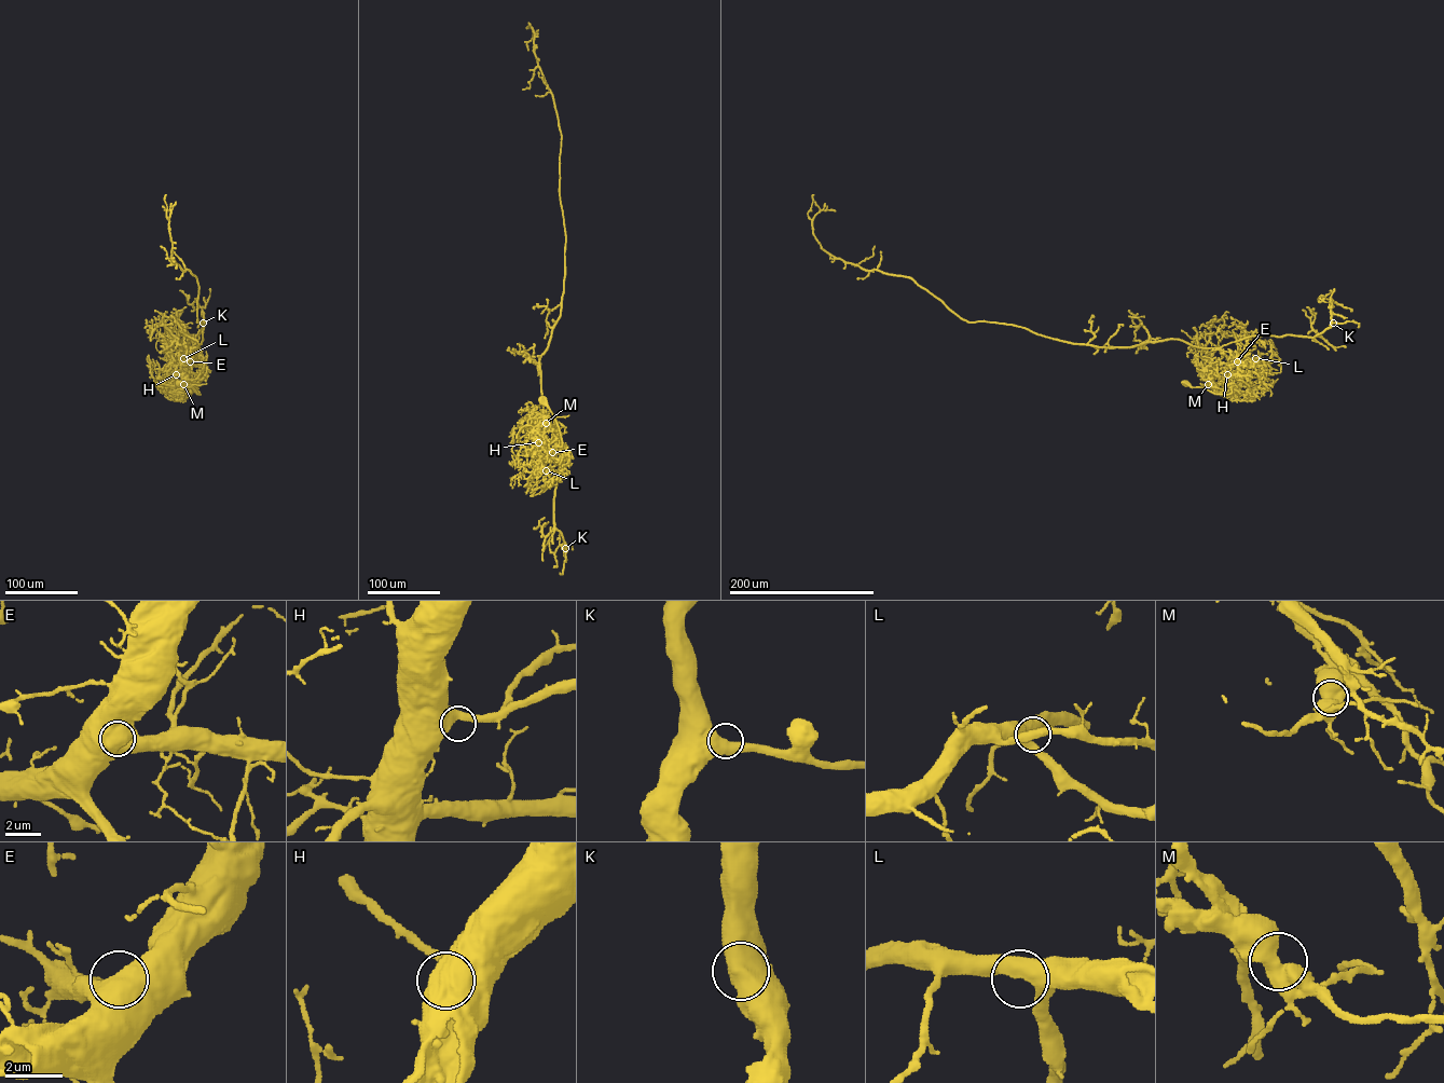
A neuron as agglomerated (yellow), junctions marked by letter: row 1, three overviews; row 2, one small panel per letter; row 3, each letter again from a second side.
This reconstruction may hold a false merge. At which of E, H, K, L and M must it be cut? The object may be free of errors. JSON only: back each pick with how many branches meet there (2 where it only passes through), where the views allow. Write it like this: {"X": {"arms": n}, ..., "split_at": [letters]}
{"M": {"arms": 3}, "split_at": ["M"]}

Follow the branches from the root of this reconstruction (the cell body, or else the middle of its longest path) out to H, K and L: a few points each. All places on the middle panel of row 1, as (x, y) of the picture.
H: (541, 401), (554, 419), (562, 446), (555, 447), (553, 452), (545, 443), (538, 442)
K: (541, 401), (551, 412), (562, 441), (553, 452), (547, 446), (554, 435), (561, 452), (554, 525), (565, 548)
L: (541, 401), (551, 412), (562, 441), (562, 446), (552, 451), (550, 465), (546, 470)

